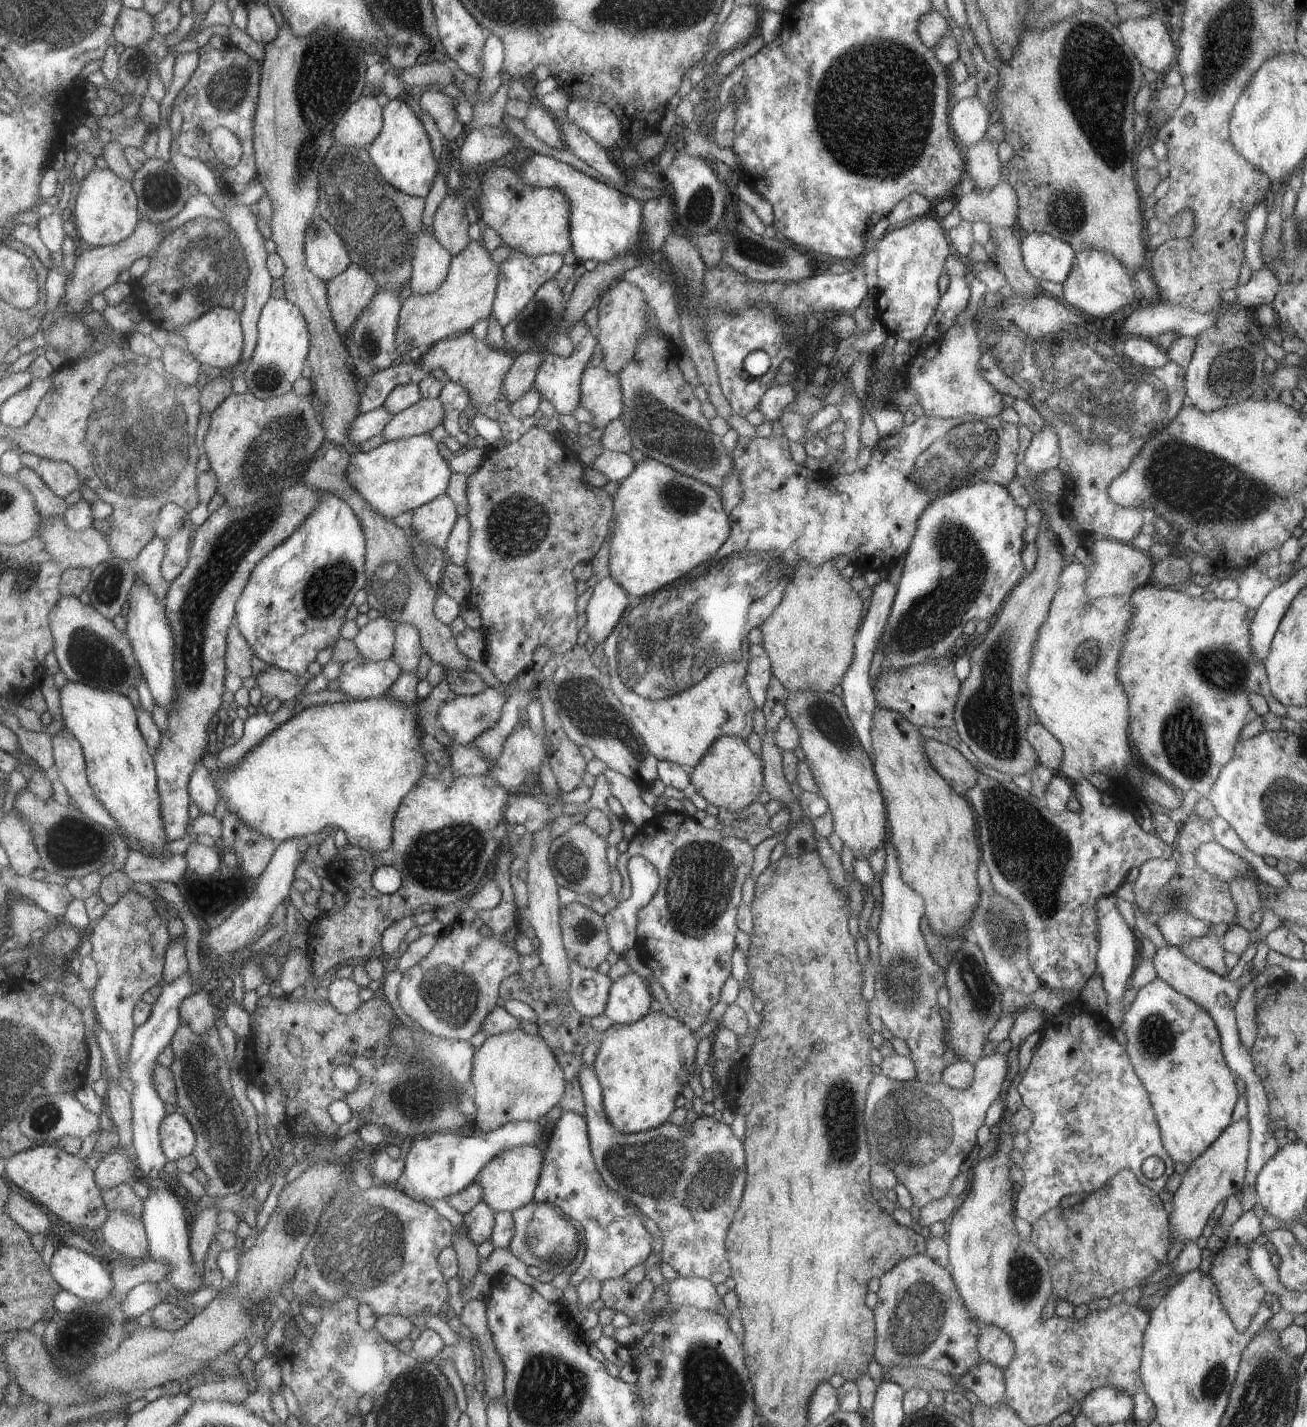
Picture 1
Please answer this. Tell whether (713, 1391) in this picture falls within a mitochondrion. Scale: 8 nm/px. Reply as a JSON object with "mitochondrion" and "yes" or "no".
{"mitochondrion":"yes"}

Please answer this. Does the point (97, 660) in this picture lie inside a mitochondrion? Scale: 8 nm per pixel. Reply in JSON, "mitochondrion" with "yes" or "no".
{"mitochondrion":"yes"}

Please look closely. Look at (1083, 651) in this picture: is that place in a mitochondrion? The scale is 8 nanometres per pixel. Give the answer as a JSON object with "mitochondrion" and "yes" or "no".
{"mitochondrion":"yes"}

